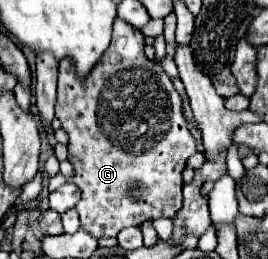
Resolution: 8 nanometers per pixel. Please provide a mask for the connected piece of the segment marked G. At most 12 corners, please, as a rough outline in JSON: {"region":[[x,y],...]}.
{"region":[[115,18],[55,116],[95,238],[183,206],[181,96]]}

